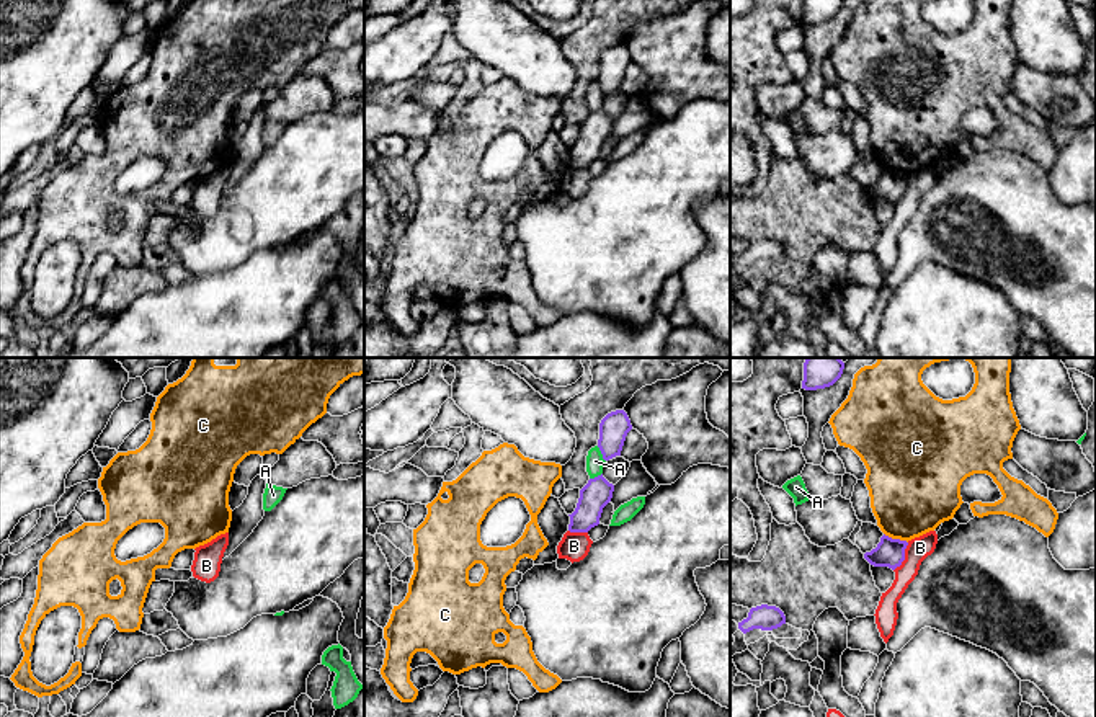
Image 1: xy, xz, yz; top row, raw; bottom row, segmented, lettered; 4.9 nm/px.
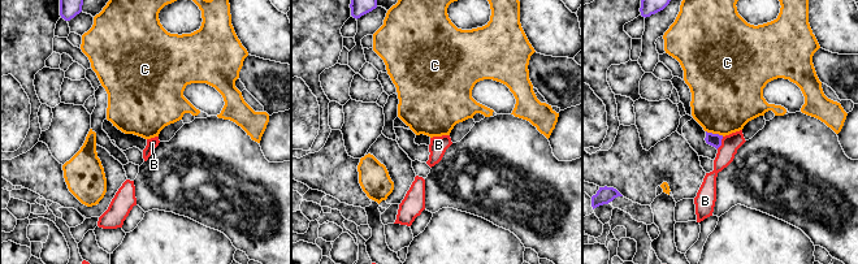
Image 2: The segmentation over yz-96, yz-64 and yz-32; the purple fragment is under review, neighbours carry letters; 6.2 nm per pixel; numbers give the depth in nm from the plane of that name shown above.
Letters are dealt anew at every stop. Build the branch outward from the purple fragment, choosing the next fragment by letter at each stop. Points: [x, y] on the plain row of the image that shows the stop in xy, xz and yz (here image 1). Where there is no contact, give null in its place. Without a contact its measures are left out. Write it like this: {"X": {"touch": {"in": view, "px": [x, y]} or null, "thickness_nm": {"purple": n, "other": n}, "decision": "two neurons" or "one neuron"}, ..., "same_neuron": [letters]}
{"A": {"touch": {"in": "xz", "px": [601, 87]}, "thickness_nm": {"purple": 140, "other": 90}, "decision": "two neurons"}, "B": {"touch": {"in": "yz", "px": [904, 191]}, "thickness_nm": {"purple": 140, "other": 110}, "decision": "two neurons"}, "C": {"touch": {"in": "yz", "px": [895, 173]}, "thickness_nm": {"purple": 140, "other": 420}, "decision": "two neurons"}, "same_neuron": []}

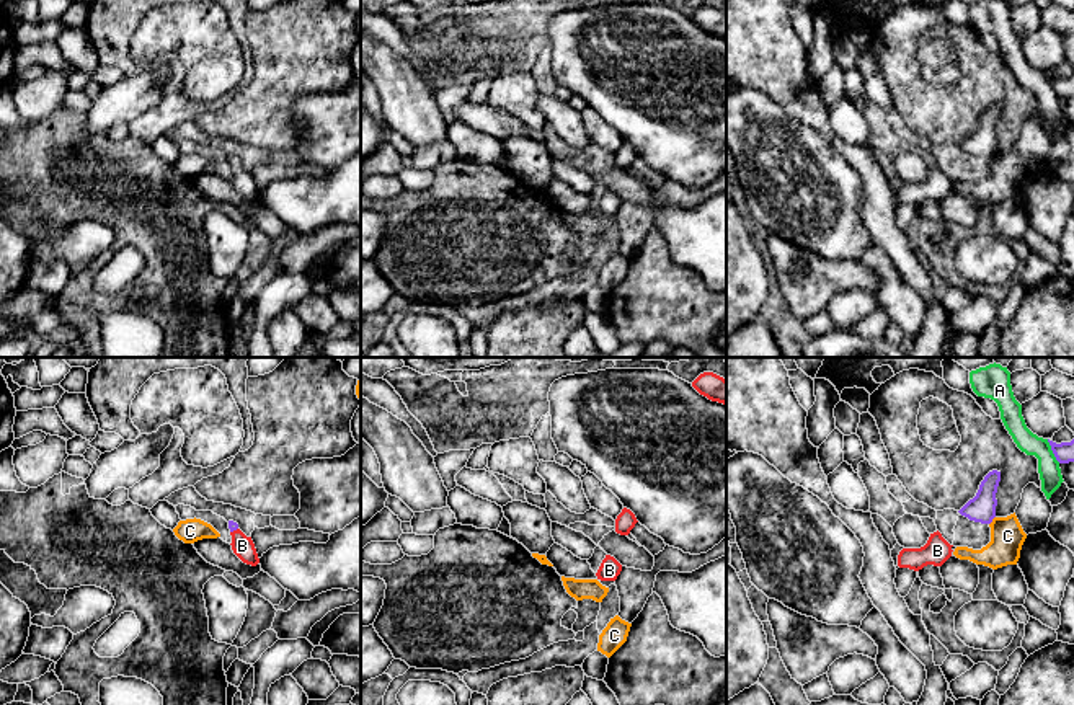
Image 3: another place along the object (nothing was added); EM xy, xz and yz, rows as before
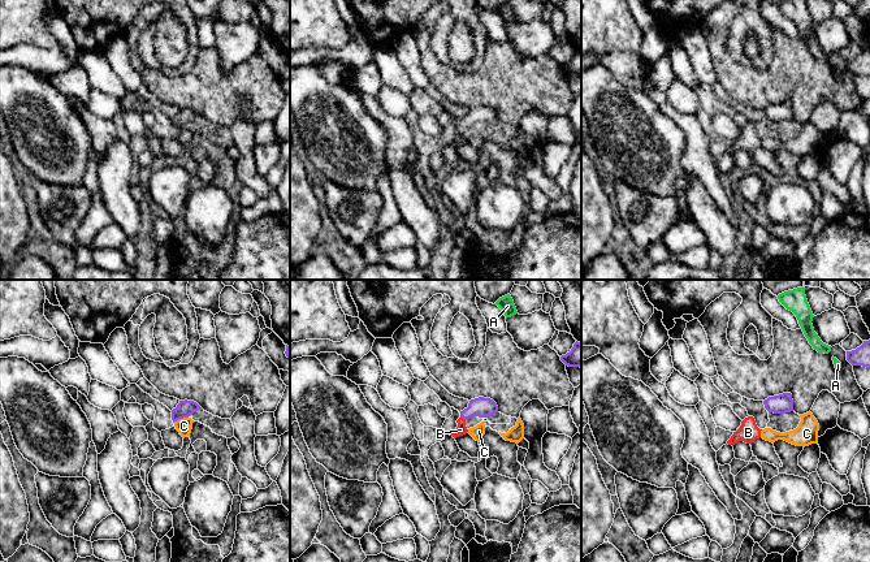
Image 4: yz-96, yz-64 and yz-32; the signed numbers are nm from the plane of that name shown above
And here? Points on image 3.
{"A": {"touch": {"in": "yz", "px": [1051, 84]}, "thickness_nm": {"purple": 100, "other": 110}, "decision": "two neurons"}, "B": {"touch": {"in": "xy", "px": [234, 164]}, "thickness_nm": {"purple": 50, "other": 110}, "decision": "one neuron"}, "C": {"touch": {"in": "yz", "px": [991, 155]}, "thickness_nm": {"purple": 140, "other": 160}, "decision": "two neurons"}, "same_neuron": ["B"]}

